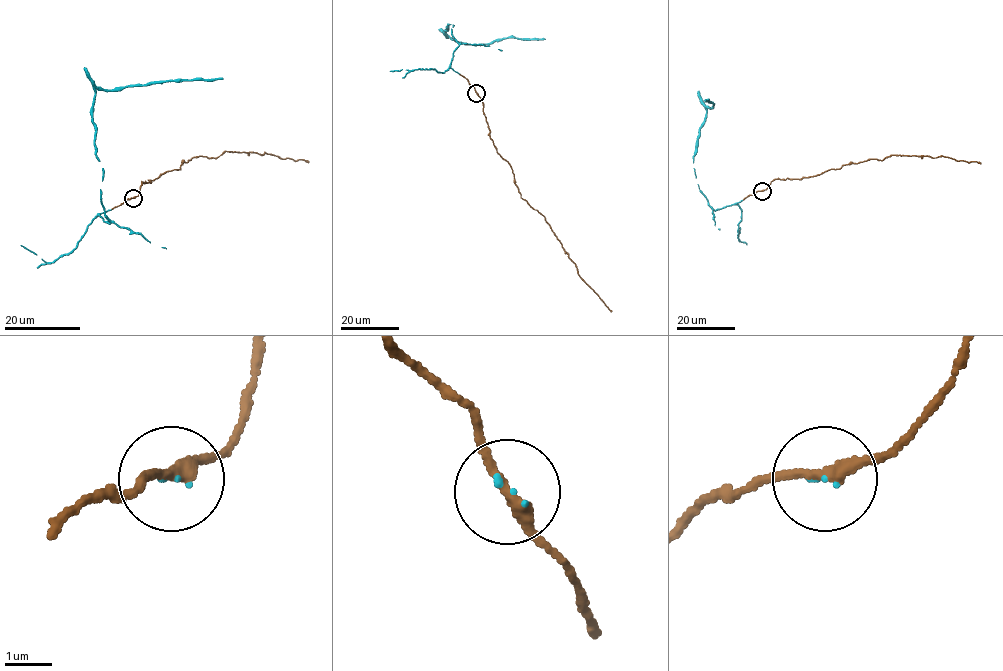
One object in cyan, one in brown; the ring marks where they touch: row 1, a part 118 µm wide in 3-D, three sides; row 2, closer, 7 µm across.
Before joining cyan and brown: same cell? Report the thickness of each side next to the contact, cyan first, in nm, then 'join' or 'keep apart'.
50/240 nm | join

